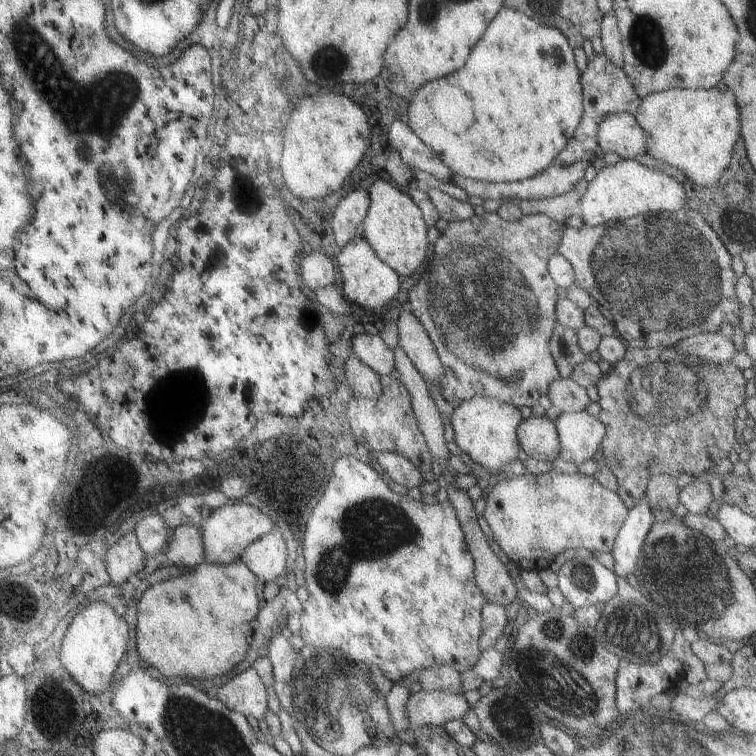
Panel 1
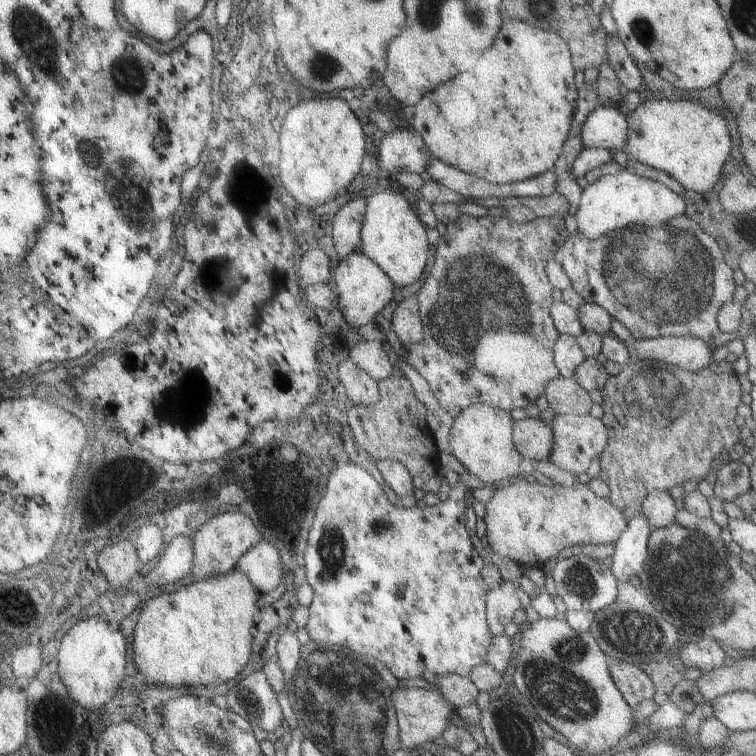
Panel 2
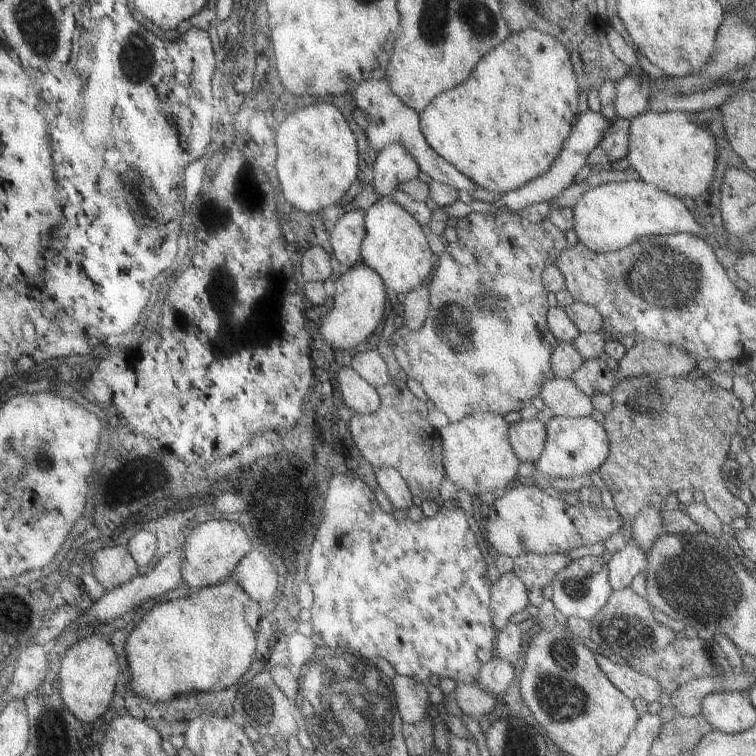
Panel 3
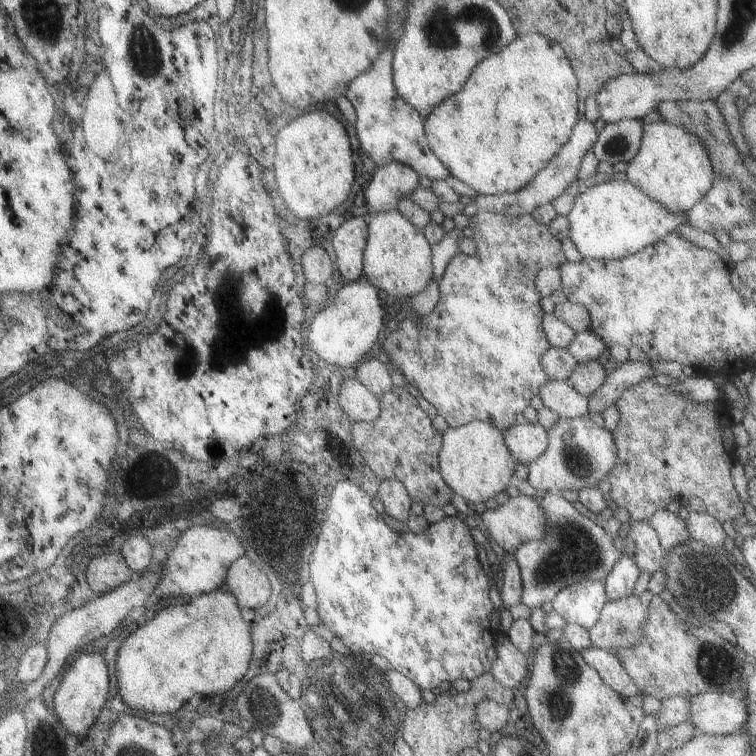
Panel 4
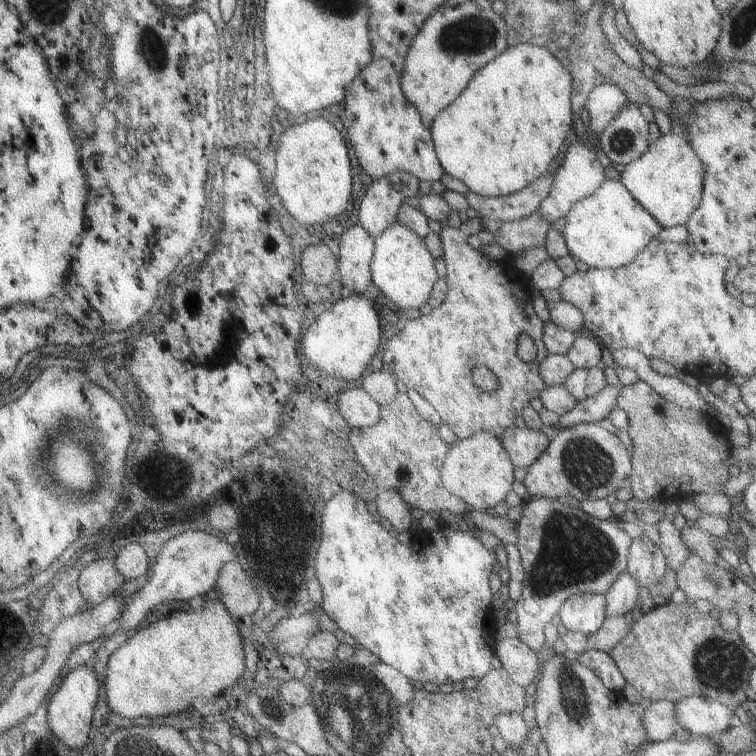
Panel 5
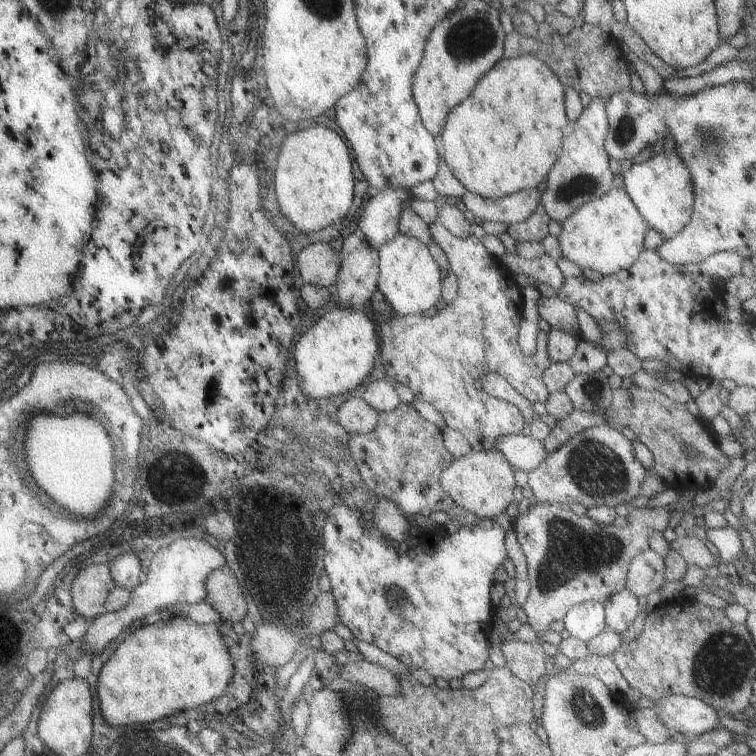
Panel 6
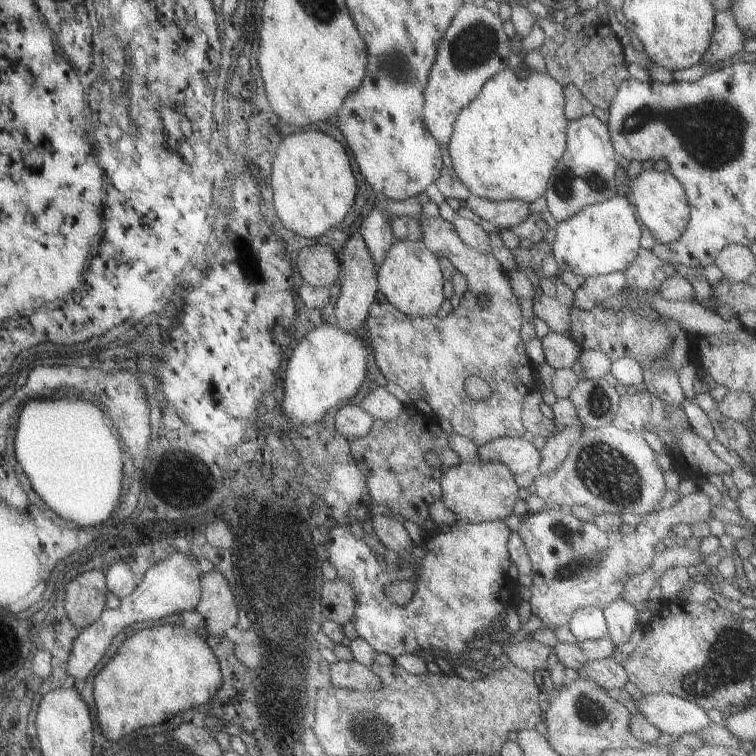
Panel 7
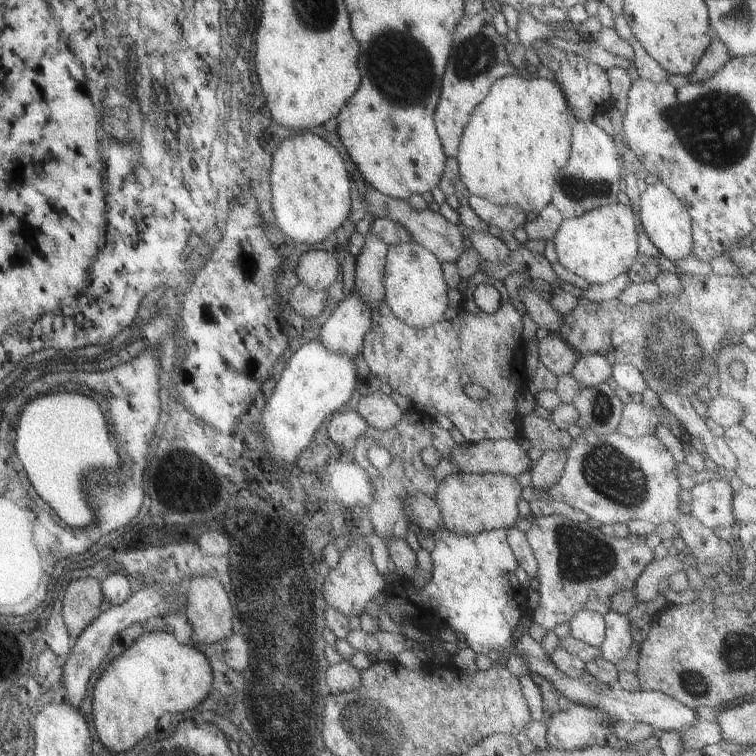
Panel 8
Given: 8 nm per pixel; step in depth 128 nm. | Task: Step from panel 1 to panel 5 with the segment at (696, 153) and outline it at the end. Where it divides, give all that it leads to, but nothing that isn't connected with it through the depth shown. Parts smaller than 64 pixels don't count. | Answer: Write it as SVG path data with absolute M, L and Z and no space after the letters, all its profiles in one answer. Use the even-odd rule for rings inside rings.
M672 121L669 132L651 142L640 157L628 162L624 166L620 174L620 183L642 208L657 221L661 229L675 226L676 224L681 226L681 224L687 222L687 219L699 204L702 185L702 166L689 146L685 130L681 129L677 121Z

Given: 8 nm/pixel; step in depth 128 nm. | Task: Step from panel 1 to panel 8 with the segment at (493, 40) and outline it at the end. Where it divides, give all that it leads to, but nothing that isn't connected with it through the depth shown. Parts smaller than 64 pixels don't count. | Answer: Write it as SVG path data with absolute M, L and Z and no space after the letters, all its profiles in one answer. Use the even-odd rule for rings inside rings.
M518 69L492 84L489 94L474 108L455 154L463 186L469 194L496 205L515 205L525 212L538 213L549 204L556 174L569 156L572 117L566 95L556 82Z

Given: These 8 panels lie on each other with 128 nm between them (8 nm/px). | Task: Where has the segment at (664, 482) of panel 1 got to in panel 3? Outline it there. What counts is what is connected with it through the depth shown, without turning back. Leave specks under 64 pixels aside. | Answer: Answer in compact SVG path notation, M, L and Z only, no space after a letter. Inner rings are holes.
M645 506L633 520L631 524L631 536L637 544L639 550L647 553L651 548L653 540L661 534L663 526L661 526L661 511L655 506Z

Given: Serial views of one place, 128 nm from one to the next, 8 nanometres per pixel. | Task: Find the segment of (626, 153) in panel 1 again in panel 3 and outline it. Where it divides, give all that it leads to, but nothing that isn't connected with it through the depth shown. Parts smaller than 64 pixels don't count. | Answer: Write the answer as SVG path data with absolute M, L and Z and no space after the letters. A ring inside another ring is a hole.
M587 109L586 112L579 114L568 138L565 139L561 150L553 159L552 165L543 174L532 178L523 186L499 194L498 199L494 202L497 212L516 213L519 209L523 209L524 206L533 203L547 203L558 194L561 194L567 186L574 183L575 171L584 165L587 154L601 142L603 134L609 130L609 126L611 126L611 122L607 118L603 118L599 112L591 112L591 110Z

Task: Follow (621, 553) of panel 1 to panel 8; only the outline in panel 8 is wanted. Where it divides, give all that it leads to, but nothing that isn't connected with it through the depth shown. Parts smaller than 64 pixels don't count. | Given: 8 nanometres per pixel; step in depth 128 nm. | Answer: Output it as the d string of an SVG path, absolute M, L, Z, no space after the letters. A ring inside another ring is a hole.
M609 610L602 616L604 620L604 640L599 648L599 657L615 666L625 659L627 650L632 644L630 619L627 614L619 614Z

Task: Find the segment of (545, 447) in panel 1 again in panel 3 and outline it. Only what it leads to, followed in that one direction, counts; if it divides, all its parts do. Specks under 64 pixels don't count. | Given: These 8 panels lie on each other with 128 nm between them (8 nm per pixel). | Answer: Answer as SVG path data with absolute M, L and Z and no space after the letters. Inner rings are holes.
M520 419L508 428L511 451L520 462L534 463L545 446L545 426L537 419Z

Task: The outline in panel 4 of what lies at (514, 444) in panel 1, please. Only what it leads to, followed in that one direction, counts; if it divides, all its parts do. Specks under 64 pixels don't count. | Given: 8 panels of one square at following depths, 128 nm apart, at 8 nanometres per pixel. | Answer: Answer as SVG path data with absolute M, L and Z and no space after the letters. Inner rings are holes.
M471 421L455 428L447 427L440 435L442 445L438 452L438 469L445 484L457 496L464 498L467 502L478 504L505 491L506 486L513 483L513 469L516 464L506 451L502 431L497 427L483 421Z

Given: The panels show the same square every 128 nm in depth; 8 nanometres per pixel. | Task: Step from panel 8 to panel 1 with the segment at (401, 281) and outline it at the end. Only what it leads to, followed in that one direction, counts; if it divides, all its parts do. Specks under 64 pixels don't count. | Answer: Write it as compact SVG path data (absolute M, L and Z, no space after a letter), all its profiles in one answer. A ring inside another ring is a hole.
M379 179L372 182L369 188L366 188L366 191L369 206L363 217L362 226L359 228L360 234L381 262L394 270L399 278L407 278L423 264L423 258L425 258L425 252L427 252L426 230L428 226L423 222L419 207L407 196L404 188L395 185L393 182Z

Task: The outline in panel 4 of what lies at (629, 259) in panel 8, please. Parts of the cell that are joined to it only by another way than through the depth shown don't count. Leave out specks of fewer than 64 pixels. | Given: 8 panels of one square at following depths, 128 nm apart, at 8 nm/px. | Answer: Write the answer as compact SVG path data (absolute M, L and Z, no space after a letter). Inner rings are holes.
M610 180L591 188L581 187L571 200L568 214L568 237L582 258L613 261L640 251L644 246L656 243L673 228L686 222L686 214L666 211L660 204L645 196L629 181Z

